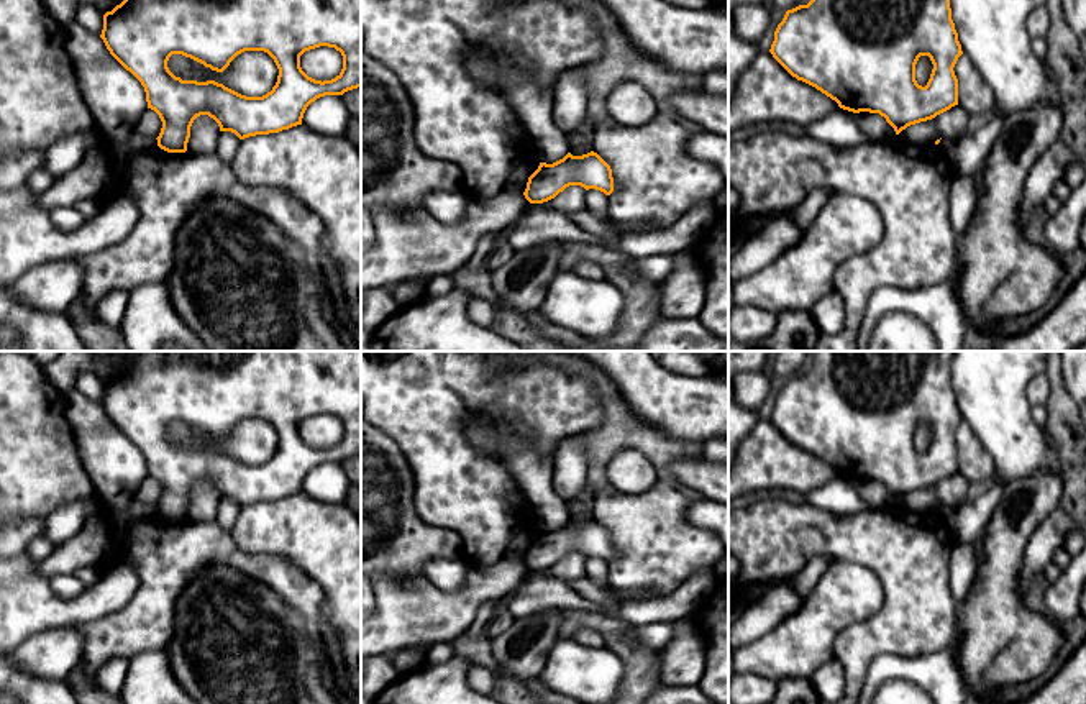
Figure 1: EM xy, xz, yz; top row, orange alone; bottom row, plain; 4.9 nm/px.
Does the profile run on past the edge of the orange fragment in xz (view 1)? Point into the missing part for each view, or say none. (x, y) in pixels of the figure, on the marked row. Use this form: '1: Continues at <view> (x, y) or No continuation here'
1: No continuation here

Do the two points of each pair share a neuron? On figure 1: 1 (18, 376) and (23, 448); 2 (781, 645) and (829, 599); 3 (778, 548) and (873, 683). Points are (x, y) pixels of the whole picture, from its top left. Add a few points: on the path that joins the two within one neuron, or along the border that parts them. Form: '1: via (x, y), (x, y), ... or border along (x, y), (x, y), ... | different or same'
1: via (18, 394), (18, 430) | same
2: via (793, 635), (817, 611) | same
3: border along (901, 655), (880, 653), (870, 663), (862, 686) | different

